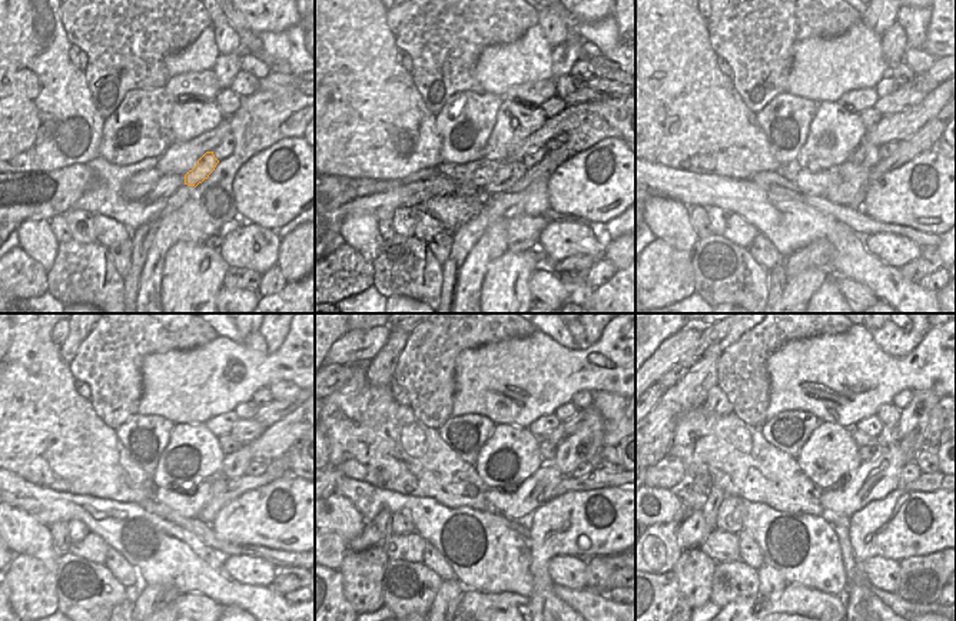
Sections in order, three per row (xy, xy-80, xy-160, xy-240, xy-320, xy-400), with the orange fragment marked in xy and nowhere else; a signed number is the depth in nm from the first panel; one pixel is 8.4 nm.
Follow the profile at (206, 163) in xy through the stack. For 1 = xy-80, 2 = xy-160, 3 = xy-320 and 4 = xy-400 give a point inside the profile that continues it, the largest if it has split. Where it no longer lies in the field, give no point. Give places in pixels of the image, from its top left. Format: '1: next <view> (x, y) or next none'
1: next xy-80 (530, 160)
2: next xy-160 (867, 155)
3: next xy-320 (584, 444)
4: next xy-400 (913, 422)

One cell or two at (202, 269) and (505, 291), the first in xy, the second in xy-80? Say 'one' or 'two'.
one

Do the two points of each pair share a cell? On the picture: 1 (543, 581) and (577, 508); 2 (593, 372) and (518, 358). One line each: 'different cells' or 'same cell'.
1: same cell
2: same cell

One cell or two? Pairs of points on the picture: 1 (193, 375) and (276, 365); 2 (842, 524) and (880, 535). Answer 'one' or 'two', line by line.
1: one
2: two

